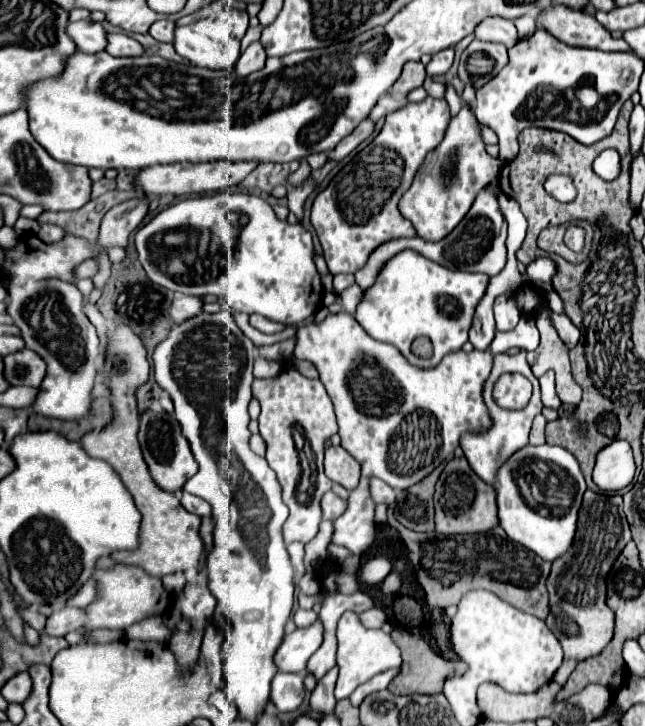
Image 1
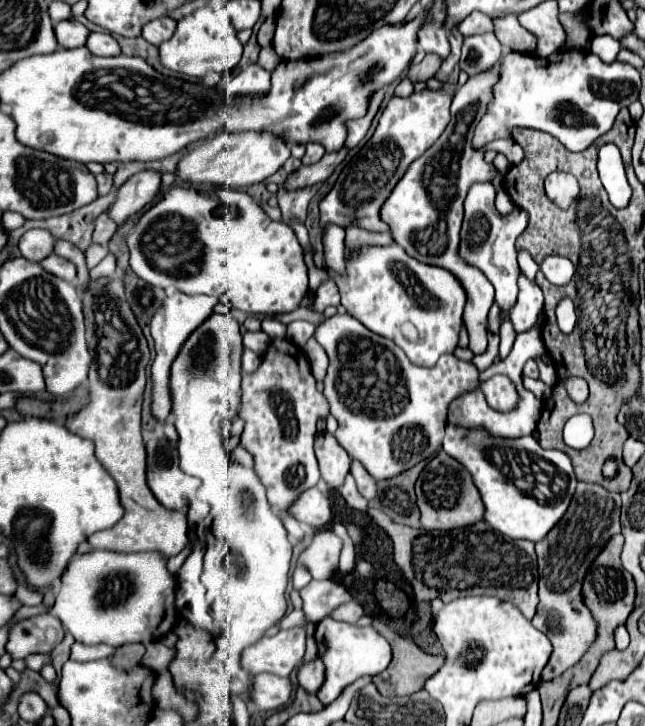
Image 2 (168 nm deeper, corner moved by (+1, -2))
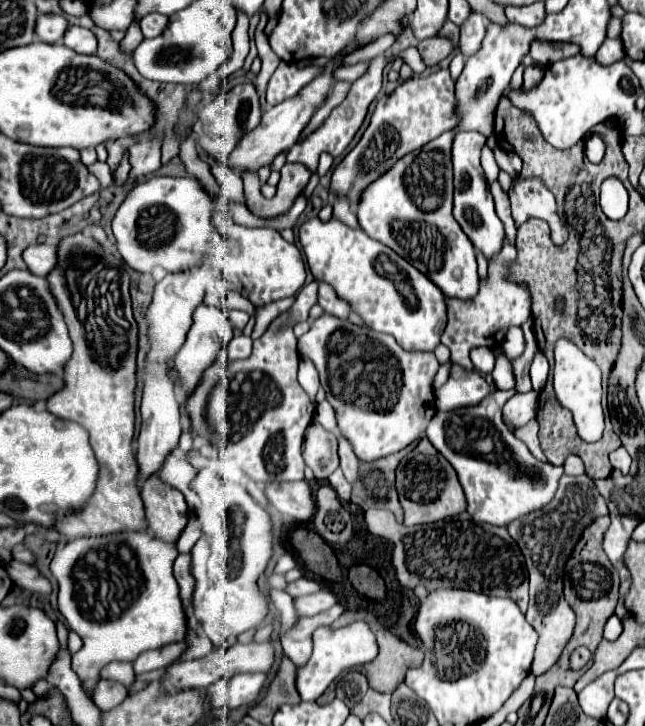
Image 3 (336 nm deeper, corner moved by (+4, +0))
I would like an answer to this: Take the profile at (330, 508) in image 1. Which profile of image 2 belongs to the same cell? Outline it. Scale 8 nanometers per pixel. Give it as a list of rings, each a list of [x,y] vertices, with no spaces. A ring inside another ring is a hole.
[[[311,488],[299,496],[299,500],[293,504],[291,514],[313,528],[323,528],[333,520],[333,508],[329,496],[325,496],[321,490]]]

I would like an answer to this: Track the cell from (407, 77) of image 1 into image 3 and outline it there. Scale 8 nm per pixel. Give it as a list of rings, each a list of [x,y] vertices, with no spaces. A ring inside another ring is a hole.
[[[434,36],[434,38],[426,38],[418,44],[418,50],[426,62],[426,66],[434,66],[440,60],[448,58],[454,50],[454,44],[450,38],[442,38],[442,36]]]

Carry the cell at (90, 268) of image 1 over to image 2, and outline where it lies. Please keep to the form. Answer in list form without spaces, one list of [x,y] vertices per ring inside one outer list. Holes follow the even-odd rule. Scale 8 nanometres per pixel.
[[[51,254],[51,256],[47,256],[47,258],[43,260],[43,268],[47,268],[49,272],[57,274],[59,278],[63,278],[63,280],[67,280],[67,282],[73,282],[73,280],[77,278],[77,268],[75,268],[75,264],[69,262],[69,260],[65,260],[65,258],[59,258],[59,256],[55,256],[55,254]]]

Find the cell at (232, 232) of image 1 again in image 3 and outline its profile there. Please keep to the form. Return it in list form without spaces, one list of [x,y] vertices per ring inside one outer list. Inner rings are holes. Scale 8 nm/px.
[[[154,176],[146,182],[138,182],[120,204],[112,230],[118,242],[118,252],[126,260],[126,264],[138,272],[152,272],[152,266],[162,266],[164,270],[186,270],[188,266],[198,266],[202,262],[210,262],[222,276],[228,280],[230,290],[238,290],[246,296],[254,306],[270,304],[280,298],[296,296],[306,280],[306,266],[302,252],[296,244],[288,244],[278,230],[274,228],[244,228],[236,226],[228,220],[228,236],[222,238],[212,226],[212,212],[222,210],[220,204],[214,202],[210,194],[206,194],[198,180],[194,178],[170,178],[170,176]]]

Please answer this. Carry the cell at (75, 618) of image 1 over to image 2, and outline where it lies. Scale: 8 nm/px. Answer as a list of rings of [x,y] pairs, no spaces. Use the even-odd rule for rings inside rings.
[[[41,614],[15,624],[9,632],[7,652],[13,658],[25,658],[27,654],[39,652],[49,654],[53,646],[63,640],[63,624],[53,614]]]

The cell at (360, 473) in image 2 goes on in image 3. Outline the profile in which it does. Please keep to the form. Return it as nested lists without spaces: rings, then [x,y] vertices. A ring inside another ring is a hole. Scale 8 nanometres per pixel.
[[[336,432],[338,436],[338,456],[340,456],[340,468],[346,476],[348,482],[354,482],[358,478],[358,458],[350,446],[350,442],[346,440],[346,436],[342,436],[340,432]]]

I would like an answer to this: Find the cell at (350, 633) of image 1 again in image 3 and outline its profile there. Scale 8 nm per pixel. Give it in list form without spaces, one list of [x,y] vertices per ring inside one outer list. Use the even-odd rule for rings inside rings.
[[[358,620],[338,630],[320,628],[314,634],[314,652],[310,660],[296,670],[296,690],[302,700],[316,700],[330,686],[330,682],[336,676],[340,676],[346,668],[370,662],[374,656],[376,656],[376,638],[366,622]]]

